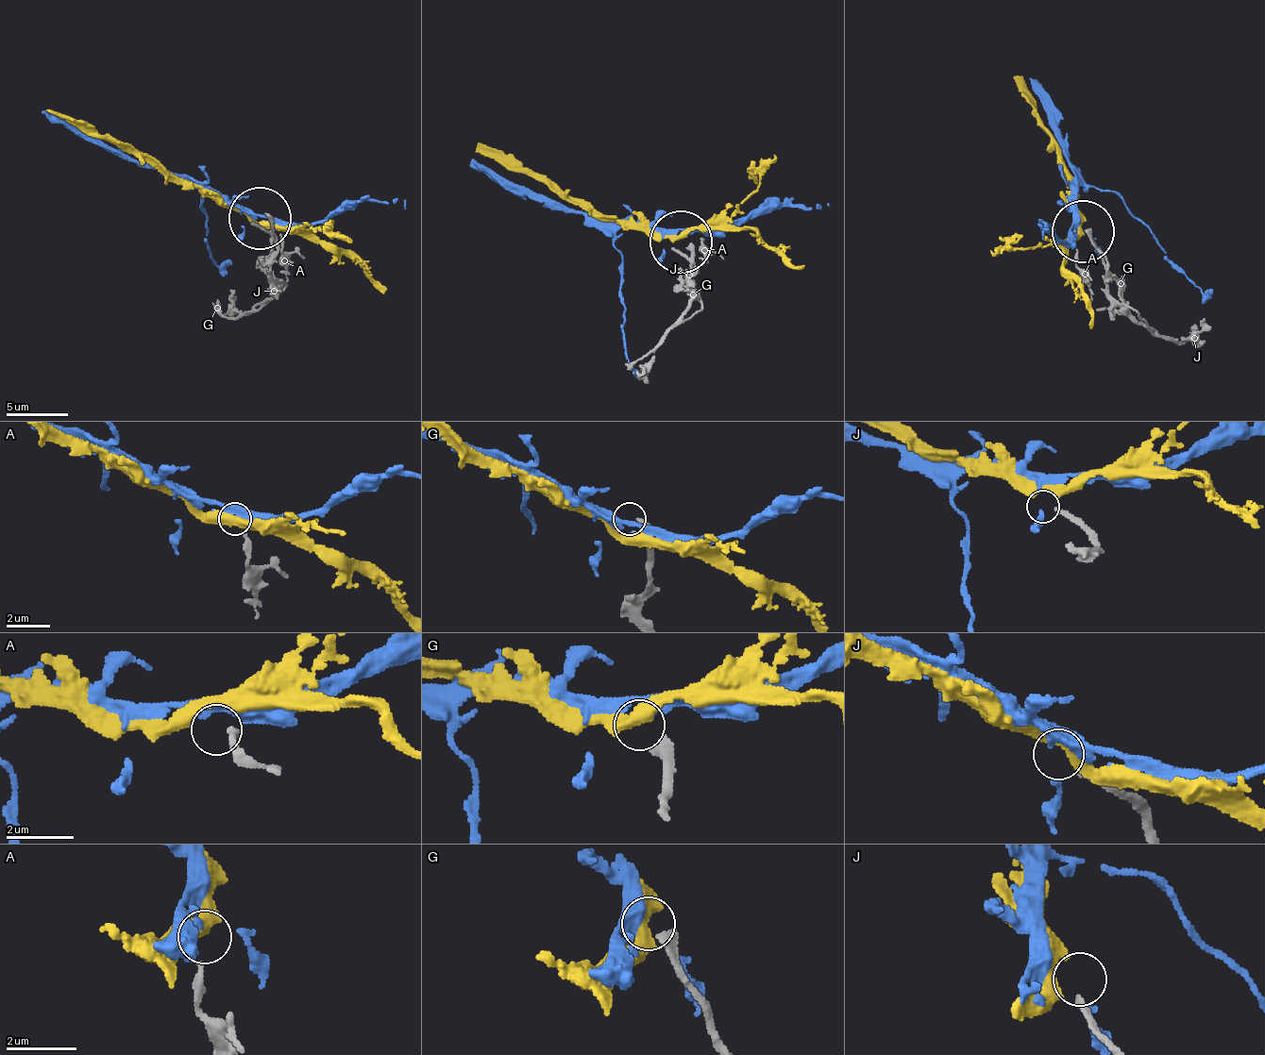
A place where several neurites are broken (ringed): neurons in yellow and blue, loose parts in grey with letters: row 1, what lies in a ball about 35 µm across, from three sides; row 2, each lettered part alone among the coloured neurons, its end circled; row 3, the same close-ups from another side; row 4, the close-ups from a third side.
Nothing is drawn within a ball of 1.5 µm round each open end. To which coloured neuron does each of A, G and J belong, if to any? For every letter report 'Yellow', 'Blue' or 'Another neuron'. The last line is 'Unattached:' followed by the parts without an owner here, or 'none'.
A: Blue
G: Another neuron
J: Yellow
Unattached: G

